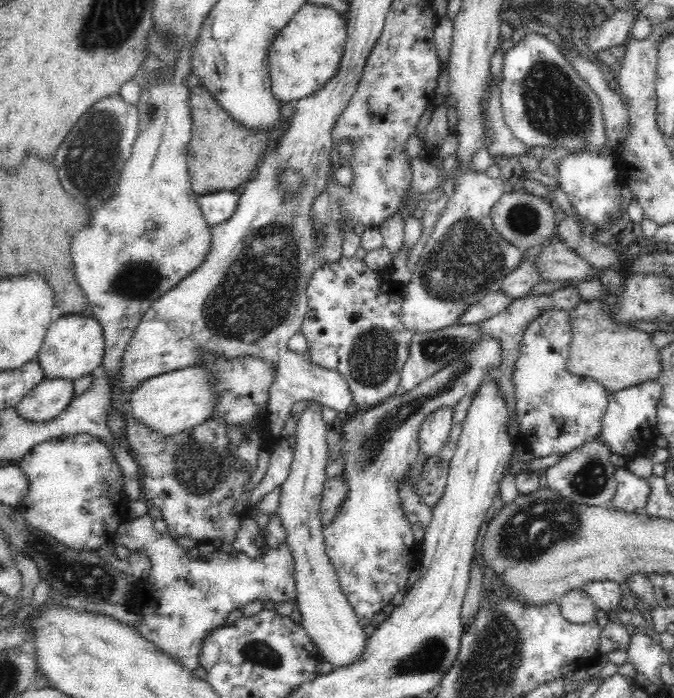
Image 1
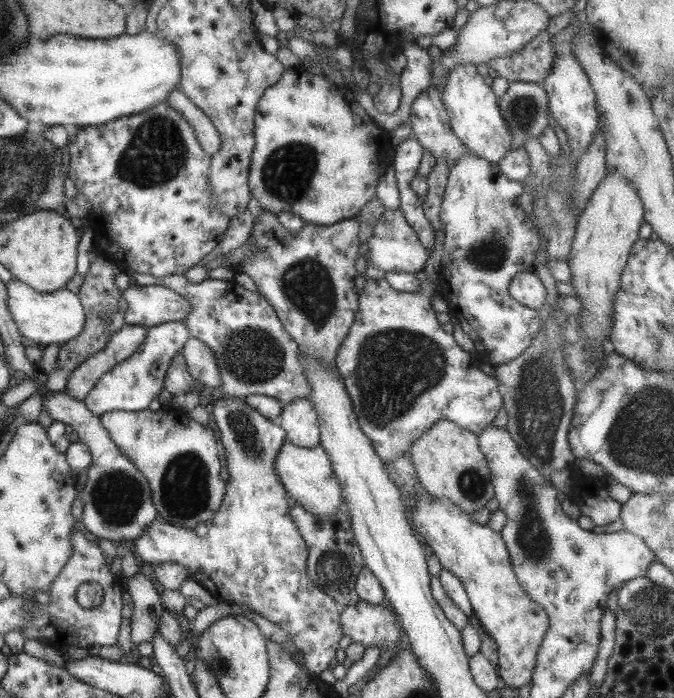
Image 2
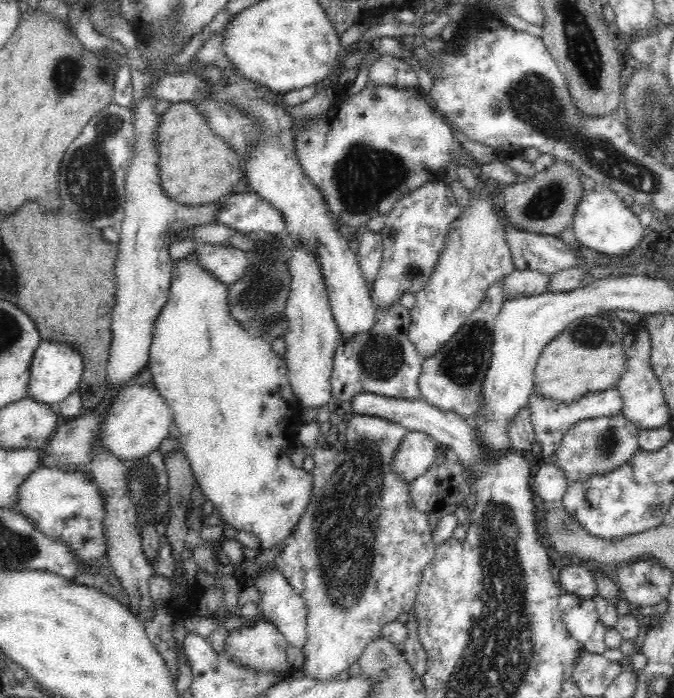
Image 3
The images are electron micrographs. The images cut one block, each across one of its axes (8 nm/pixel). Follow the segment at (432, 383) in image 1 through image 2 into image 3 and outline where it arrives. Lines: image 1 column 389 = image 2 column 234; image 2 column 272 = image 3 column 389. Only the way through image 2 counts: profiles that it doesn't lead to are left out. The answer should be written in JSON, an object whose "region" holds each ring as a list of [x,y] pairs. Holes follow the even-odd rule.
{"region":[[[354,414],[347,423],[346,427],[346,442],[342,445],[333,446],[330,449],[322,449],[318,446],[310,448],[309,453],[316,460],[315,468],[311,471],[313,482],[312,496],[308,502],[308,508],[304,510],[303,516],[295,524],[292,533],[284,542],[282,552],[273,560],[273,565],[290,583],[290,586],[304,599],[307,609],[307,635],[306,642],[301,648],[304,652],[304,662],[299,668],[303,676],[315,678],[315,680],[334,680],[340,676],[345,676],[345,673],[356,660],[360,658],[364,648],[368,642],[372,642],[372,638],[381,636],[382,629],[386,624],[395,622],[402,613],[410,613],[415,604],[415,598],[422,580],[422,572],[430,560],[435,556],[433,544],[432,530],[430,528],[430,519],[428,515],[419,509],[414,509],[410,503],[410,484],[400,481],[400,477],[392,471],[392,461],[394,453],[403,439],[403,436],[408,432],[401,424],[392,424],[378,416],[368,416]]]}

